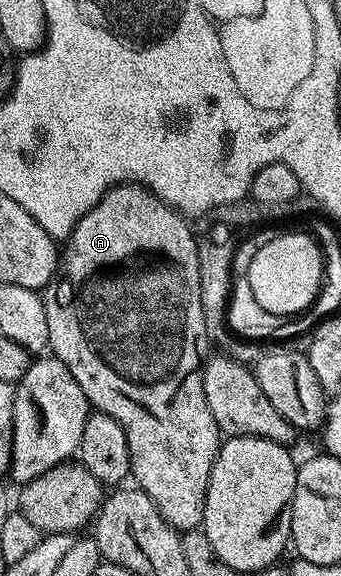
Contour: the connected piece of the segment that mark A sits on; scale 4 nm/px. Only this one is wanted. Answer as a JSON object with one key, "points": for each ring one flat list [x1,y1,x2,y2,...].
{"points":[[135,183,114,185,104,192,102,199,98,199,98,203,90,207,90,211,82,215,80,222,73,227,71,235,59,254,52,282,44,286,42,290,46,307,48,349,51,356,60,360,66,367,66,371,74,375,74,383,82,387,82,395,86,395,89,406,95,412,110,415,122,425,122,431,126,433,126,447,130,449,131,480,154,503,154,507,158,507,162,519,166,519,166,523,170,523,170,527,177,531,201,528,204,520,204,499,208,490,208,479,214,467,214,459,222,444,220,428,218,423,214,423,214,415,210,415,210,407,206,407,206,397,202,391,202,375,206,360,204,345,207,346,209,340,202,315,202,291,198,283,198,240,196,241,191,227,184,221,187,221,185,214,172,209,143,185]]}

